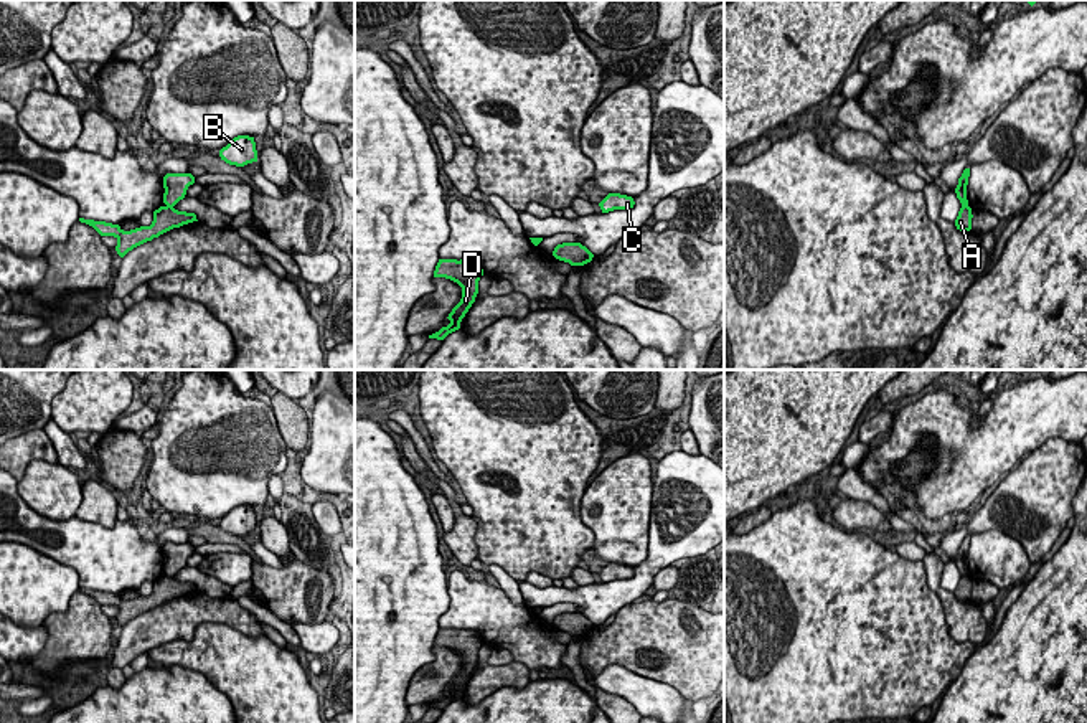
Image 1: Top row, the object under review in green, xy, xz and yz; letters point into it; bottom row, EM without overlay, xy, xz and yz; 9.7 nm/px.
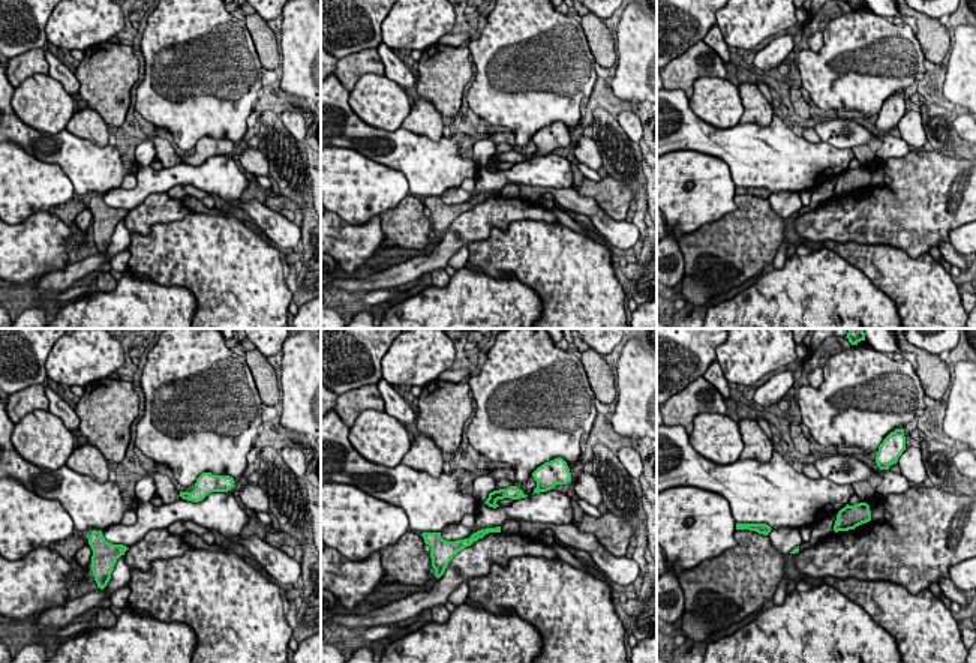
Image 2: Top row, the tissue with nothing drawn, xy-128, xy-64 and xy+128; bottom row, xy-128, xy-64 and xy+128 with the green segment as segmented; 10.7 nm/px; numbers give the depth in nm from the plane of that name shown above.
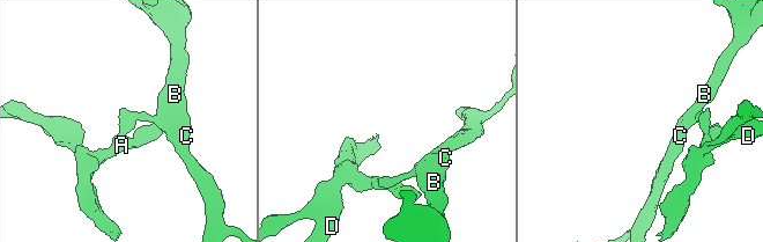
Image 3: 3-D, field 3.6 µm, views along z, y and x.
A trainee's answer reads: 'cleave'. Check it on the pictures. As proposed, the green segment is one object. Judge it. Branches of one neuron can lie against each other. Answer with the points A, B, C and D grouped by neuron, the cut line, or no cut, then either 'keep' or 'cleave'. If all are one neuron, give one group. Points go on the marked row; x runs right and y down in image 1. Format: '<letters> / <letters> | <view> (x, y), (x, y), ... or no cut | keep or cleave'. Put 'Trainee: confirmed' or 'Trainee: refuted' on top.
Trainee: confirmed
A D / B C | xy (167, 205), (172, 208) | cleave

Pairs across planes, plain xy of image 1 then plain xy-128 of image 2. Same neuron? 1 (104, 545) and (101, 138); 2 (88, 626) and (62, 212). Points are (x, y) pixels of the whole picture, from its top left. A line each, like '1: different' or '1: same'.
1: different
2: same

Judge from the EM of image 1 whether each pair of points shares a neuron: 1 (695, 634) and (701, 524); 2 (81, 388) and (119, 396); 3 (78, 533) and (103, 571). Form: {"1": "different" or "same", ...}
{"1": "different", "2": "same", "3": "same"}

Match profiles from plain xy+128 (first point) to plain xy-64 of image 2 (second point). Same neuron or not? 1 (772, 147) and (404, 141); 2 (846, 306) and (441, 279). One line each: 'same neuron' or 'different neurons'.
1: same neuron
2: different neurons

